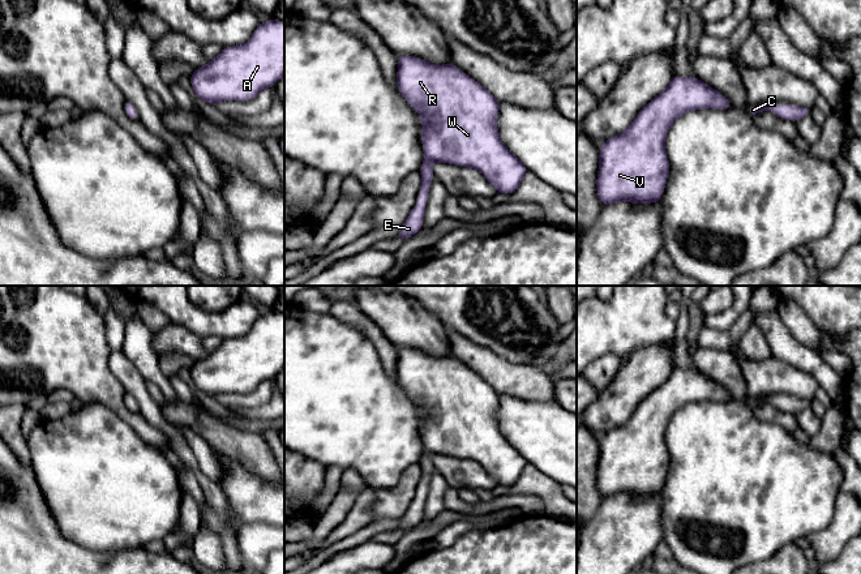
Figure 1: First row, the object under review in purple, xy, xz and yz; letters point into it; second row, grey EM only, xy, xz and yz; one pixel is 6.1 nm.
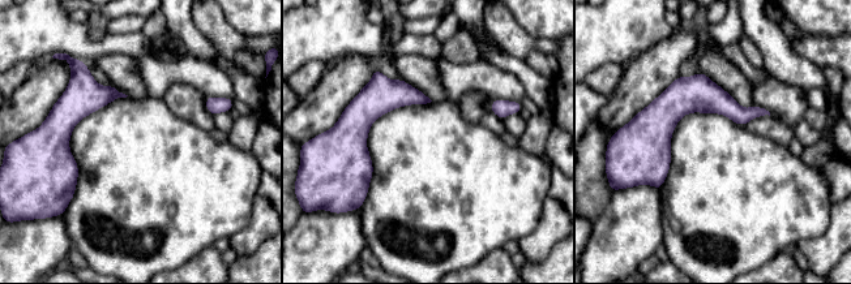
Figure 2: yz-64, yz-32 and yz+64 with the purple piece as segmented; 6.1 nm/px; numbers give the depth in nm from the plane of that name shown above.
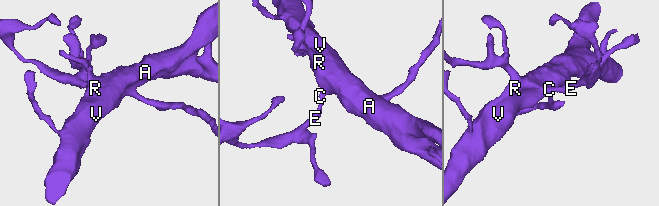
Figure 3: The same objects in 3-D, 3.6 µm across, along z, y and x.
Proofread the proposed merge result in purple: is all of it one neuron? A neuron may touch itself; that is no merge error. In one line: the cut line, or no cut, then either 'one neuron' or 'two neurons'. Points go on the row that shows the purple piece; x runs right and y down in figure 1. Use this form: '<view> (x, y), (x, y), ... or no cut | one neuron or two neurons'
no cut | one neuron

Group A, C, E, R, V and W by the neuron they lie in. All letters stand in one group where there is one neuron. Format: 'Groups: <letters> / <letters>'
Groups: A C E R V W

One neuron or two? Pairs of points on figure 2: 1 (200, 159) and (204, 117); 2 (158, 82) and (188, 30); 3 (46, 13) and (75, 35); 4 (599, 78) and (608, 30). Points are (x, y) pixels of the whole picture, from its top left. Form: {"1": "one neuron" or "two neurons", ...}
{"1": "two neurons", "2": "two neurons", "3": "one neuron", "4": "two neurons"}

